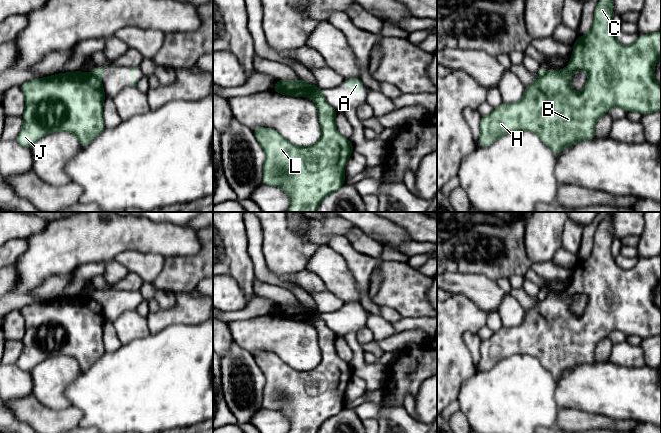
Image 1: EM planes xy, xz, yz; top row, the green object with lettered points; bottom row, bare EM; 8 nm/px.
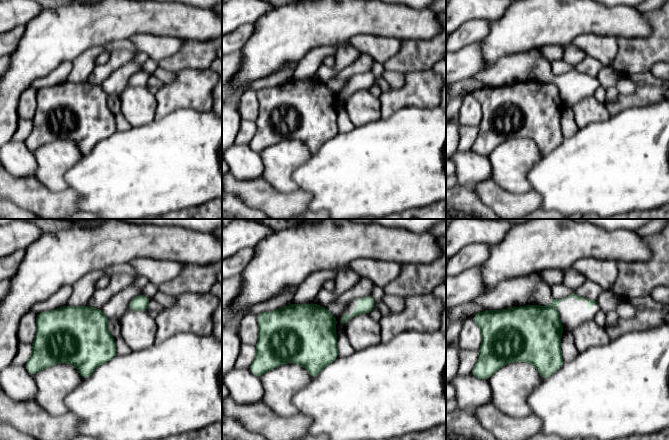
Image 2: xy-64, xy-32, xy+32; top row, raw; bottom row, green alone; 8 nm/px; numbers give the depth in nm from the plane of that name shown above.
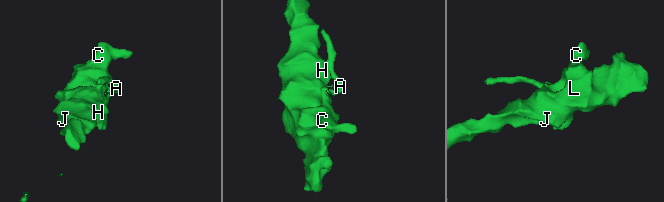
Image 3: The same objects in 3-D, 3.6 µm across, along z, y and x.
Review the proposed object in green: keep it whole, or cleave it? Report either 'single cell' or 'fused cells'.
fused cells

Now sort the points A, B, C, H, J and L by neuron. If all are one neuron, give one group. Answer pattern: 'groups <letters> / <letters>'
groups A / B C H J L

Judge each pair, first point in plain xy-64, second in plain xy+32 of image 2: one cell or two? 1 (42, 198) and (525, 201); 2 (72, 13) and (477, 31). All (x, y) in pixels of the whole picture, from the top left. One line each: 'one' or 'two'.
1: one
2: two

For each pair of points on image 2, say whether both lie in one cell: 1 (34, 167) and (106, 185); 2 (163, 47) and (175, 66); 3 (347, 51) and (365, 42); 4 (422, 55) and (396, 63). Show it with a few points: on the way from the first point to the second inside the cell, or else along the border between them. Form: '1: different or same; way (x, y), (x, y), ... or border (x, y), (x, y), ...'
1: different; border (81, 158), (65, 173), (65, 181), (69, 187)
2: different; border (185, 41), (177, 51), (163, 58), (158, 63)
3: different; border (352, 45), (361, 53)
4: same; way (416, 55), (402, 62)

